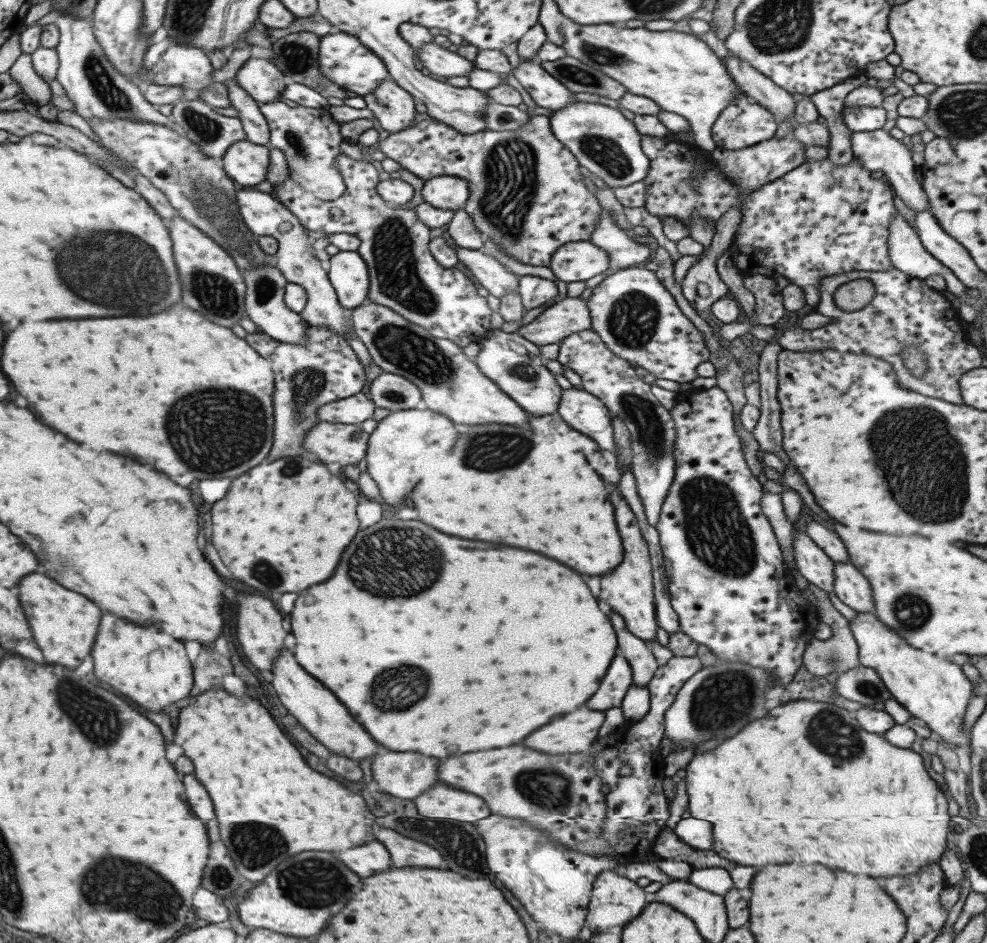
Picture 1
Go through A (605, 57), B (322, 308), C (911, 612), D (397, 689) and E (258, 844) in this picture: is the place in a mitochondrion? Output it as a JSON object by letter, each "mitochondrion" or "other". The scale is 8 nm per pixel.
{"A":"mitochondrion","B":"other","C":"mitochondrion","D":"mitochondrion","E":"mitochondrion"}

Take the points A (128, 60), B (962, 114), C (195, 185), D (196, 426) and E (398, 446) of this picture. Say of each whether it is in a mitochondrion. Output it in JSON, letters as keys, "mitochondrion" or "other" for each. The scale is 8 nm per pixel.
{"A":"mitochondrion","B":"mitochondrion","C":"mitochondrion","D":"mitochondrion","E":"other"}

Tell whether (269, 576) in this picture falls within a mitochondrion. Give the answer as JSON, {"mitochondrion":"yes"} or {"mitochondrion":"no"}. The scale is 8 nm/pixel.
{"mitochondrion":"yes"}

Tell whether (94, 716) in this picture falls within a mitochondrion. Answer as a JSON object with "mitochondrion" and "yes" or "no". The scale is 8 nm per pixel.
{"mitochondrion":"yes"}

